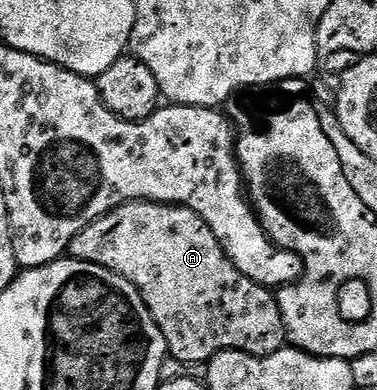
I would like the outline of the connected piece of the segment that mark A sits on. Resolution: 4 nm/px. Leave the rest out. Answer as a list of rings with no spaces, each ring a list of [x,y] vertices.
[[[133,200],[98,218],[70,242],[67,255],[90,262],[121,276],[142,298],[150,318],[166,338],[168,355],[178,362],[207,365],[219,352],[245,352],[251,356],[269,356],[285,347],[288,331],[284,328],[275,295],[258,282],[246,278],[222,250],[214,230],[202,222],[194,210],[179,204],[154,204],[151,200]]]

